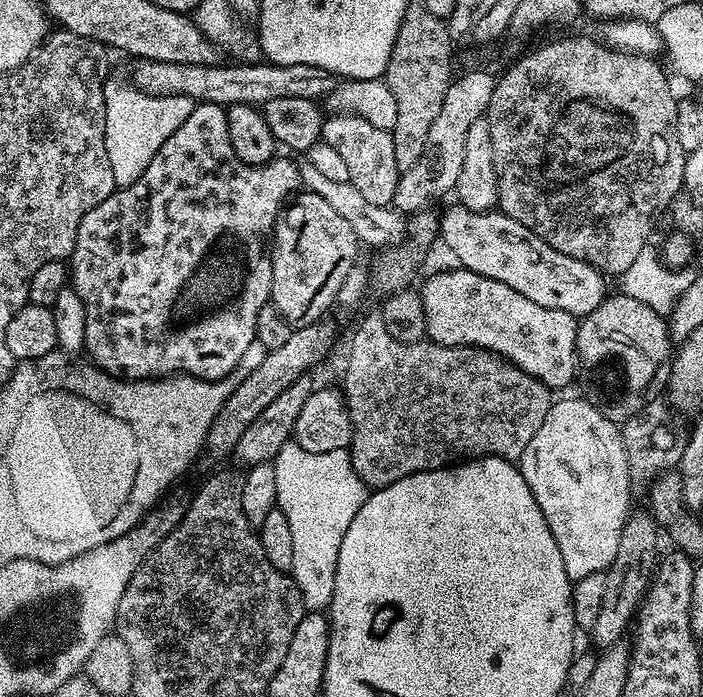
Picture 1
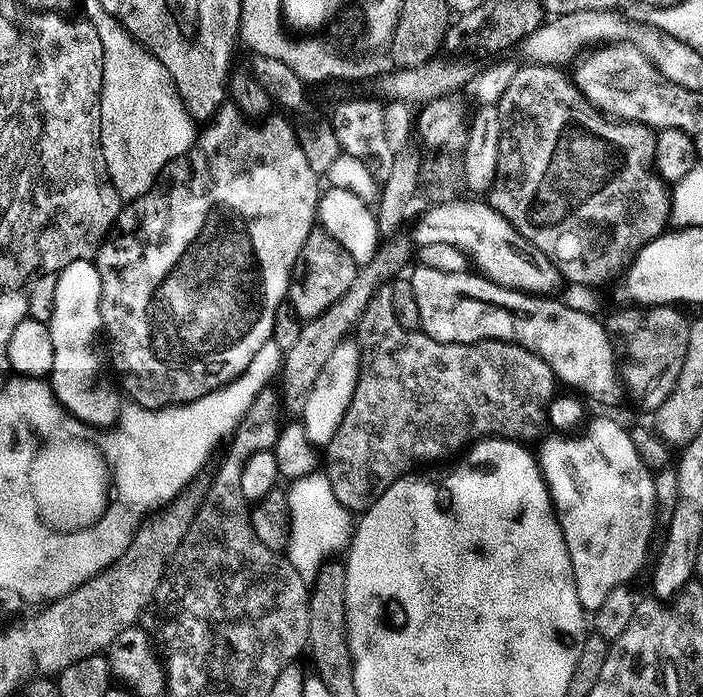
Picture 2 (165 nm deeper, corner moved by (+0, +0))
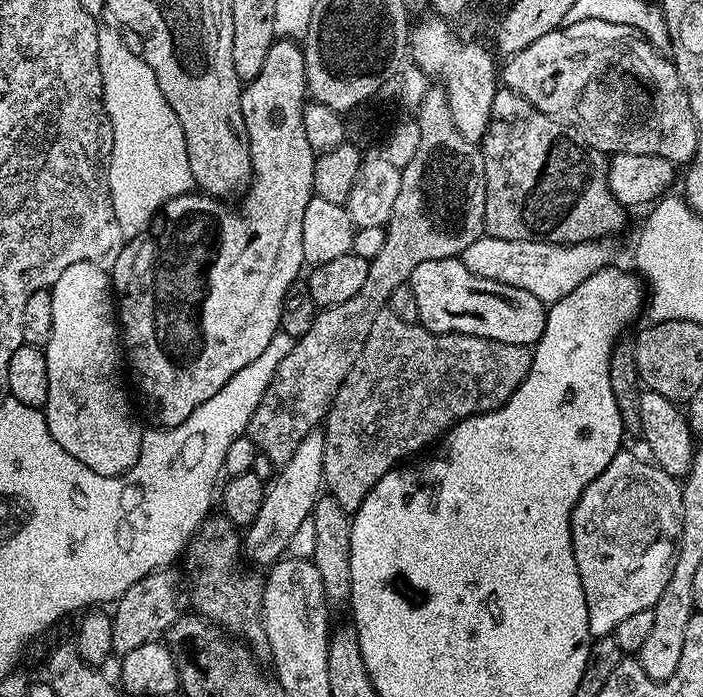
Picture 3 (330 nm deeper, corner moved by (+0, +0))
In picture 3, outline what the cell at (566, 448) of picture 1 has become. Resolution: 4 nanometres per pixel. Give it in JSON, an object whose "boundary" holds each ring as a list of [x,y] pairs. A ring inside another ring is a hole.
{"boundary":[[[621,450],[610,466],[586,486],[572,511],[574,562],[578,566],[578,578],[582,578],[582,594],[586,594],[590,634],[594,638],[611,636],[626,618],[638,614],[638,610],[655,606],[658,598],[662,598],[662,590],[666,590],[666,582],[670,582],[674,574],[684,521],[682,484],[677,477],[644,460],[628,450]]]}

